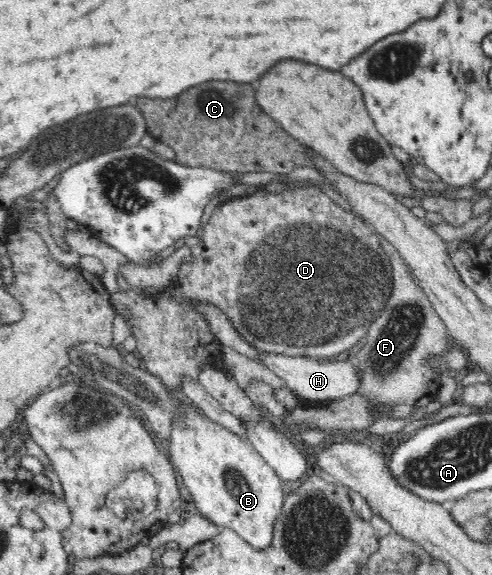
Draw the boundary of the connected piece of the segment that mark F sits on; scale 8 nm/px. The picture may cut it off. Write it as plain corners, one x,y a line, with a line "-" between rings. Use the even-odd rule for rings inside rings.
376,234
376,238
392,260
394,288
386,308
370,326
365,337
357,343
348,360
360,375
356,394
372,403
372,411
377,414
377,418
405,419
412,416
414,410
428,406
436,398
440,375
437,370
430,368
428,360
447,351
452,339
446,334
443,321
437,316
423,289
414,282
412,272
401,254
380,234

